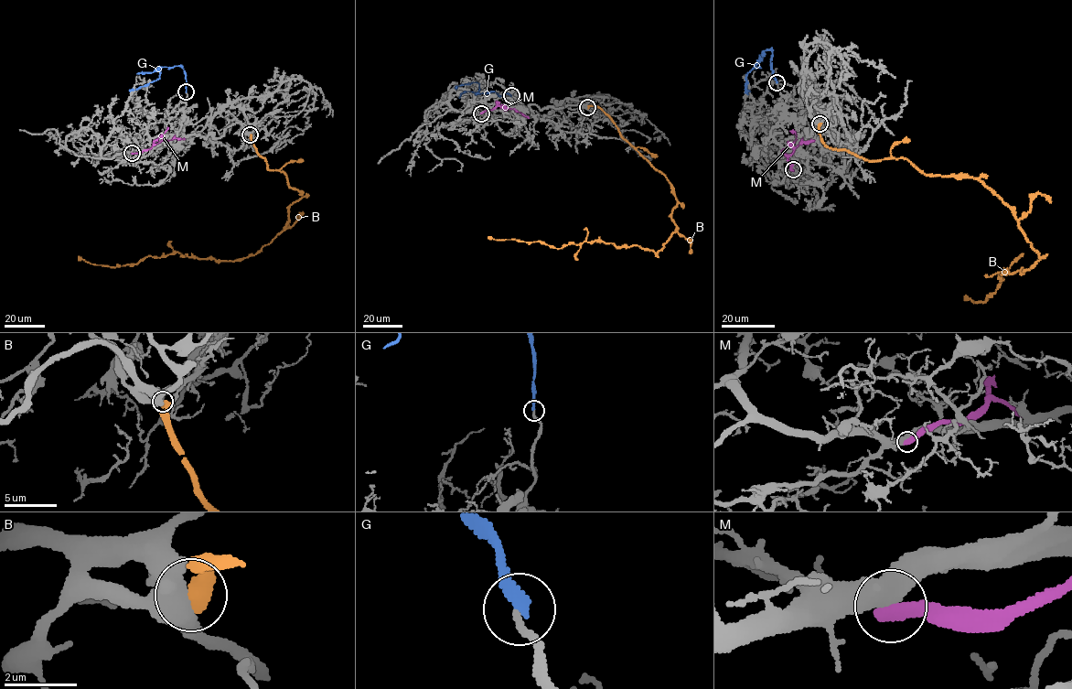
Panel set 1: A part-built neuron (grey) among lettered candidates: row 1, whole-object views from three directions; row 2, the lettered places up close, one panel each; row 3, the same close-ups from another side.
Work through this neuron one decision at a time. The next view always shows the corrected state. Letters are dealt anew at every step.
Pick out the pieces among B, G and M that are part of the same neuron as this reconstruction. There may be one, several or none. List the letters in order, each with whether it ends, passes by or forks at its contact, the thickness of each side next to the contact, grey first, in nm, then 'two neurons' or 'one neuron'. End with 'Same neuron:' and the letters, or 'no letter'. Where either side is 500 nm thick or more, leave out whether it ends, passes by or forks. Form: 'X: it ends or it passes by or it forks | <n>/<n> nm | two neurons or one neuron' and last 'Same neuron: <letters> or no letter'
B: 500/550 nm | two neurons
G: it ends | 180/240 nm | two neurons
M: it ends | 400/400 nm | two neurons
Same neuron: no letter

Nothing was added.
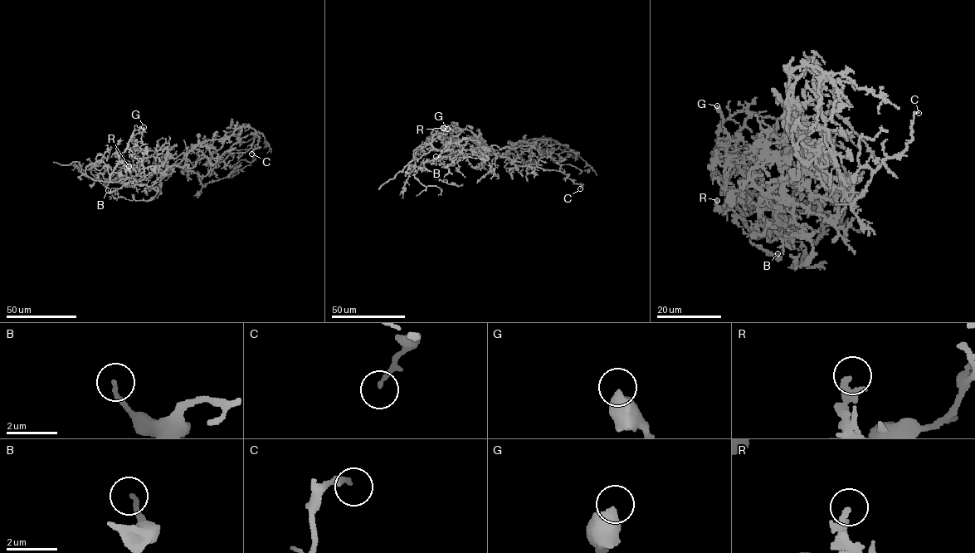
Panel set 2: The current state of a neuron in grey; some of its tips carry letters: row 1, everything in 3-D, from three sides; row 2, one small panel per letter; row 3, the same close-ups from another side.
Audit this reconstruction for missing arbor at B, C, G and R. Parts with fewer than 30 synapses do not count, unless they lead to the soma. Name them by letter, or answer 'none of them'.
none of them

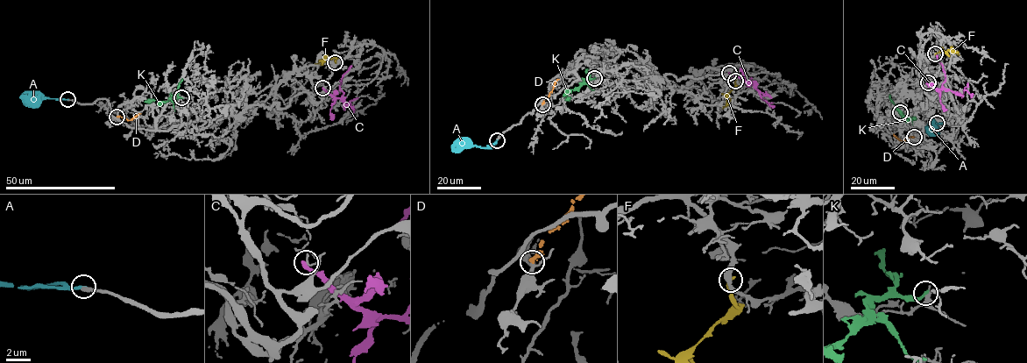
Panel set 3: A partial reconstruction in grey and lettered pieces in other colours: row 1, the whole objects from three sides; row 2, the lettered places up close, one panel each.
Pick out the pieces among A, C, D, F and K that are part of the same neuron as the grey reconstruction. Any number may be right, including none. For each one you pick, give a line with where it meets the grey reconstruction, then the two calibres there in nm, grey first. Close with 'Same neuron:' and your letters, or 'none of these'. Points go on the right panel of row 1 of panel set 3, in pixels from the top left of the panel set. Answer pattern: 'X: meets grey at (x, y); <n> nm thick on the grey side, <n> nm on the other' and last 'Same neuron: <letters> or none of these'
A: meets grey at (937, 123); 320 nm thick on the grey side, 320 nm on the other
Same neuron: A

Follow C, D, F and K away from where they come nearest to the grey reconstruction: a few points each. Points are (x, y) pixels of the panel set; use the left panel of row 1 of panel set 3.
C: (322, 88), (342, 99), (343, 107), (350, 103), (350, 110), (354, 108)
D: (117, 117), (128, 120), (141, 113)
F: (335, 62), (335, 58), (325, 59), (315, 64)
K: (181, 97), (173, 96), (167, 100), (150, 102)

